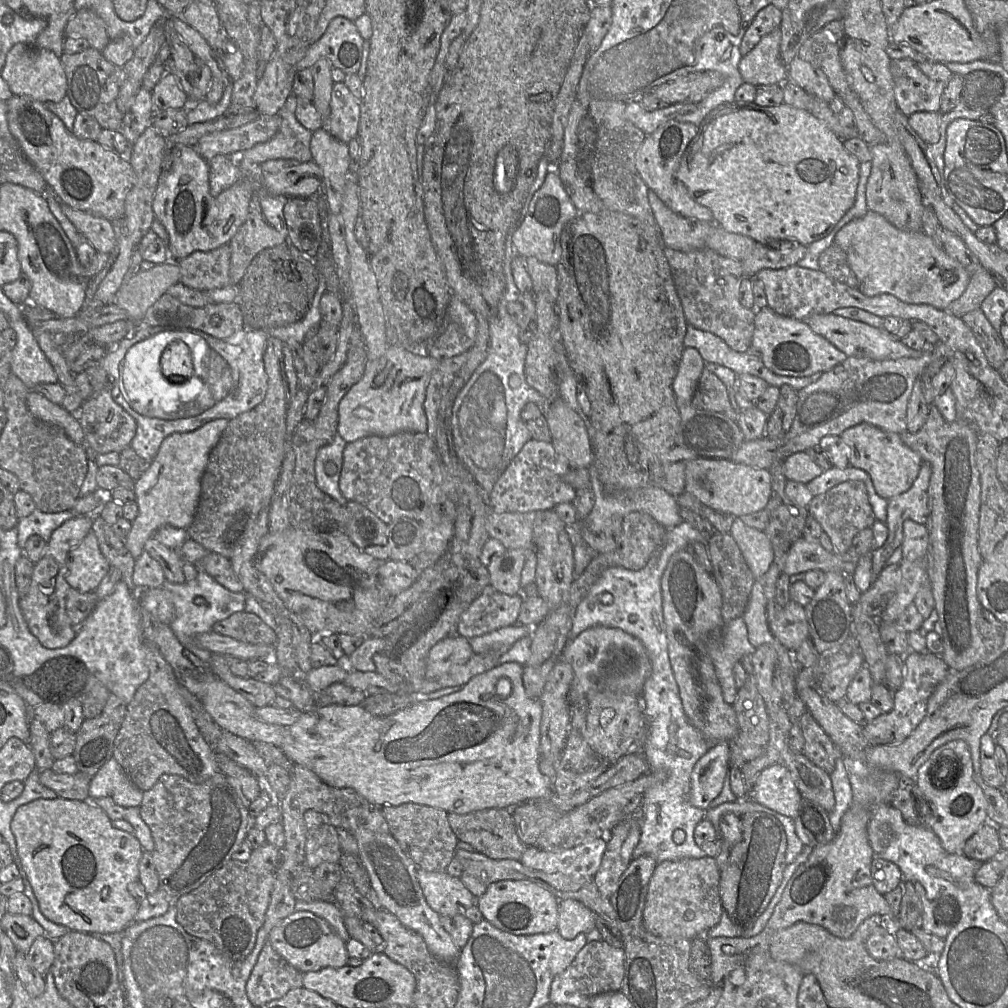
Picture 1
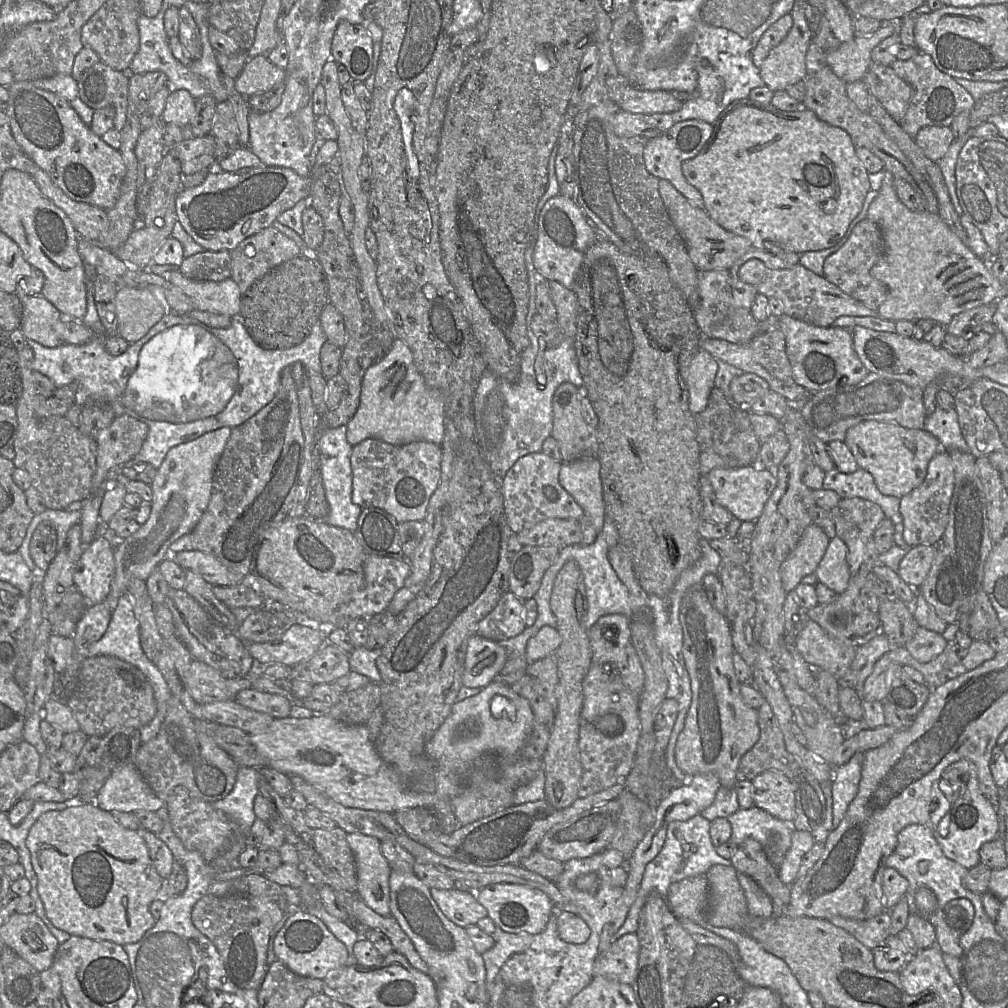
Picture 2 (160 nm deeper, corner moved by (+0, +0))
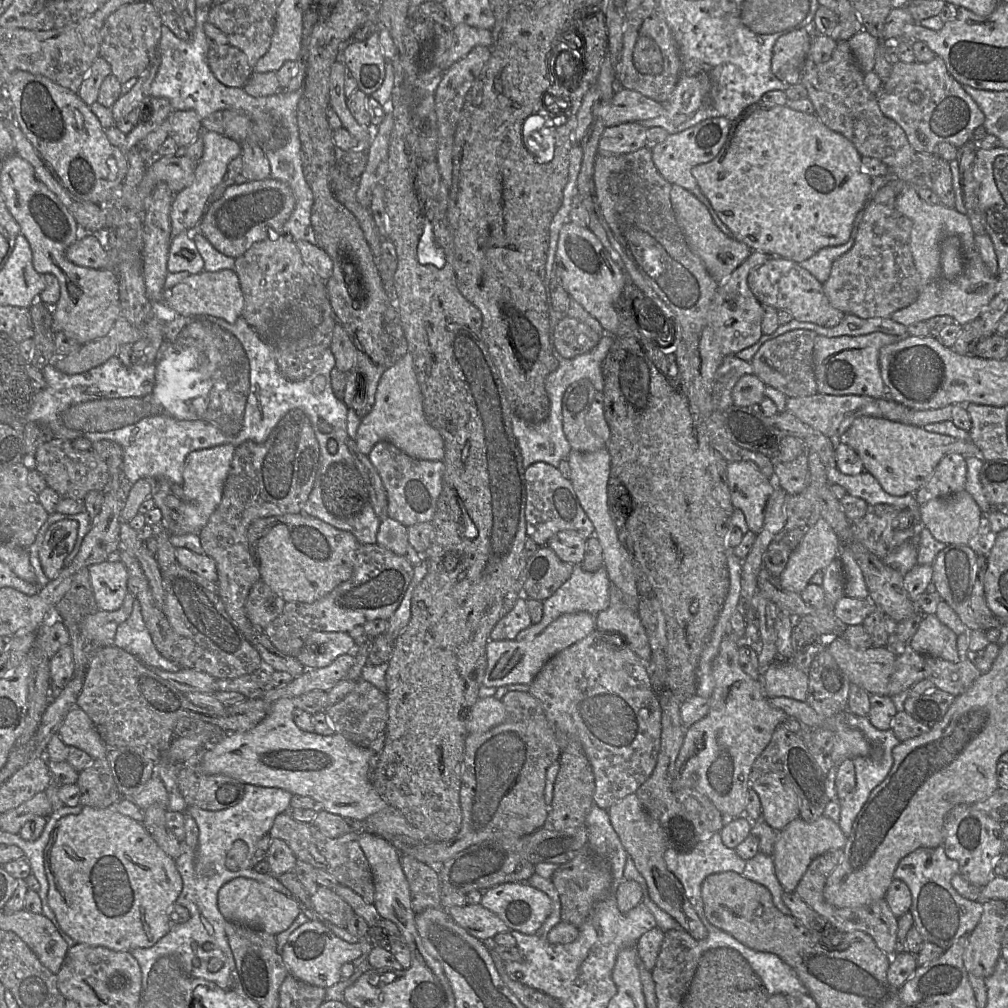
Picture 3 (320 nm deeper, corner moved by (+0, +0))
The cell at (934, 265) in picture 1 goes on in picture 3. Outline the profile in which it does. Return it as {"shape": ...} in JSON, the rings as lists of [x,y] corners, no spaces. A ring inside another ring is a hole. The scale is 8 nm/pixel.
{"shape":[[[908,183],[898,193],[896,209],[912,221],[910,249],[915,266],[921,275],[922,288],[911,305],[894,312],[891,320],[904,326],[927,321],[936,316],[950,316],[961,326],[979,318],[997,294],[997,277],[991,275],[983,263],[974,241],[975,234],[967,214],[959,213],[955,207],[932,205],[922,200],[916,188]],[[945,237],[959,237],[964,255],[964,270],[955,280],[949,281],[941,275],[941,242]]]}

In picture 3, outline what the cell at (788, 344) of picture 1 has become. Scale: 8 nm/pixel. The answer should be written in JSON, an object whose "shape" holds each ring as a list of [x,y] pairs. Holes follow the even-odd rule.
{"shape":[[[880,332],[861,336],[826,337],[818,335],[813,348],[817,393],[837,396],[888,397],[886,386],[881,377],[879,353],[884,346],[897,343],[908,336],[907,333],[904,335],[888,335]]]}

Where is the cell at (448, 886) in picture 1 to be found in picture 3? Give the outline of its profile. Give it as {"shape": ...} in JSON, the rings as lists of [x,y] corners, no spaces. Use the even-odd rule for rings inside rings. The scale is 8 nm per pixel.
{"shape":[[[481,904],[453,906],[446,910],[456,924],[483,942],[492,942],[495,935],[510,930],[496,914]]]}

